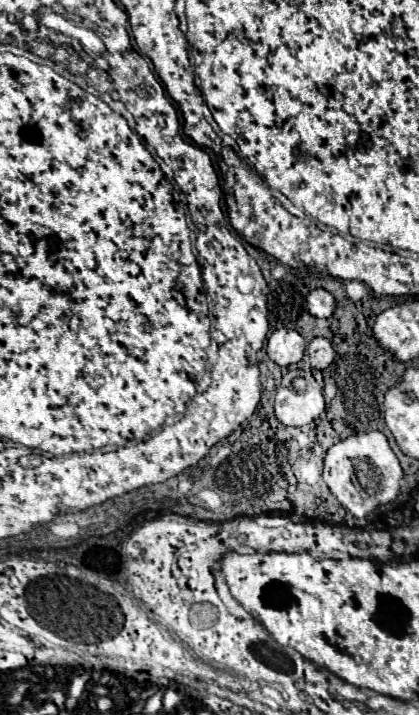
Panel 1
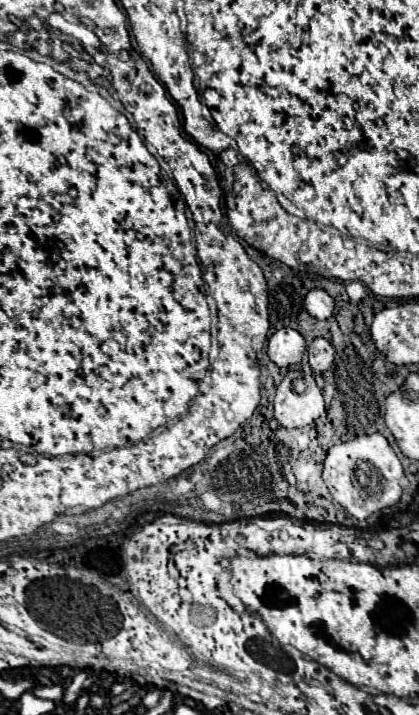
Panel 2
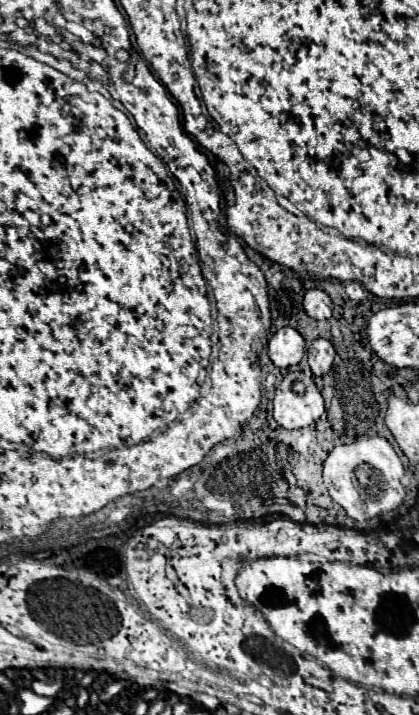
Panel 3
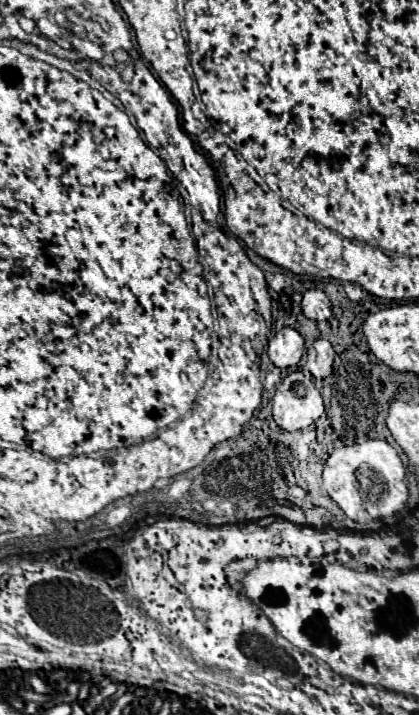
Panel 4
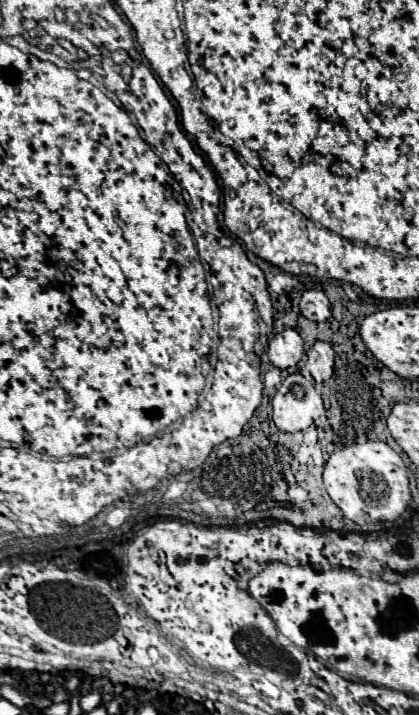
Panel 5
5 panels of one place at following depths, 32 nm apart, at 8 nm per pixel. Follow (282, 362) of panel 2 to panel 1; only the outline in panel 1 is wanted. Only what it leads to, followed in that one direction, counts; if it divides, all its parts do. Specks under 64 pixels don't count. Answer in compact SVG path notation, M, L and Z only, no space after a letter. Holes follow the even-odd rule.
M280 328L272 332L272 336L268 338L268 356L282 368L300 362L304 350L306 350L306 340L296 330Z

